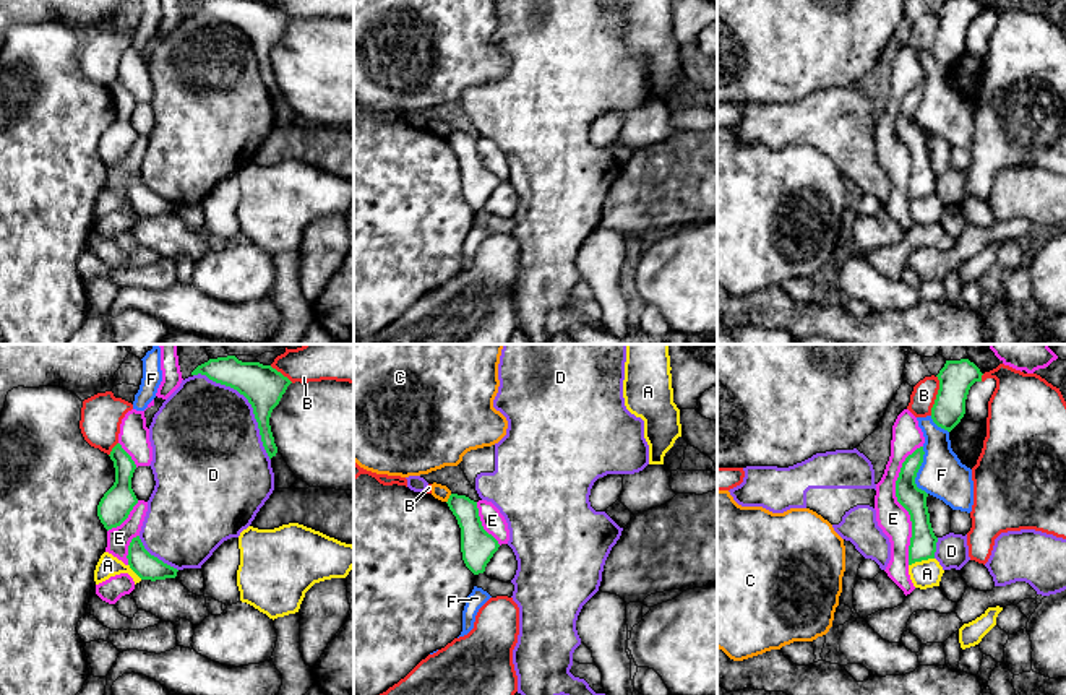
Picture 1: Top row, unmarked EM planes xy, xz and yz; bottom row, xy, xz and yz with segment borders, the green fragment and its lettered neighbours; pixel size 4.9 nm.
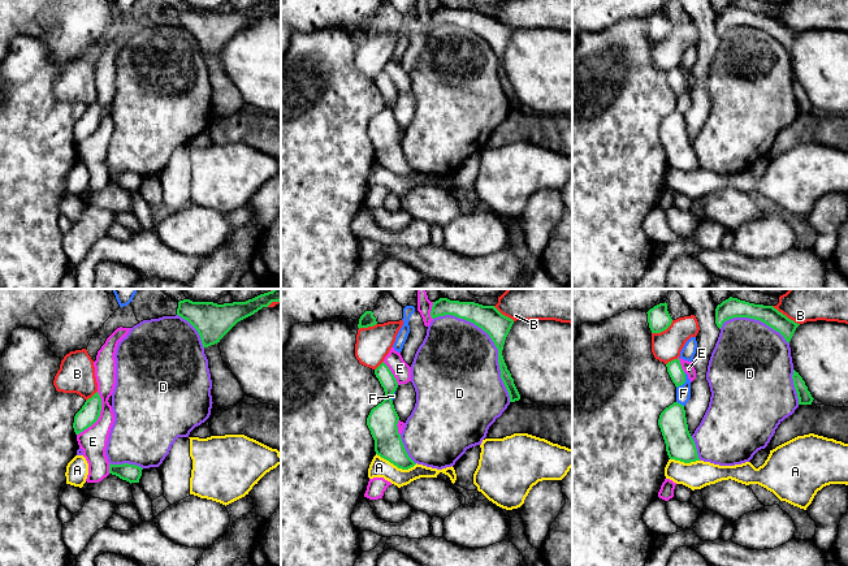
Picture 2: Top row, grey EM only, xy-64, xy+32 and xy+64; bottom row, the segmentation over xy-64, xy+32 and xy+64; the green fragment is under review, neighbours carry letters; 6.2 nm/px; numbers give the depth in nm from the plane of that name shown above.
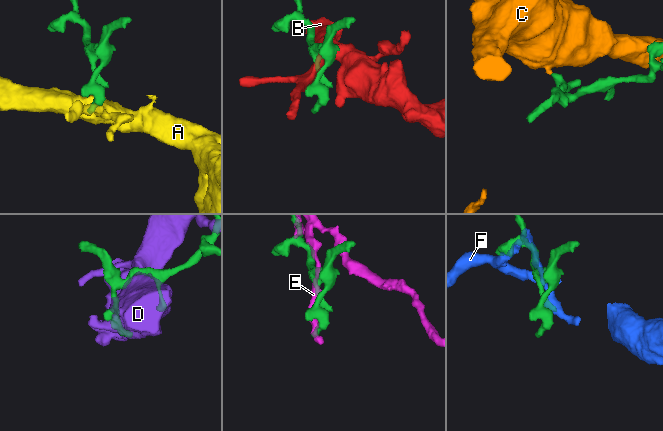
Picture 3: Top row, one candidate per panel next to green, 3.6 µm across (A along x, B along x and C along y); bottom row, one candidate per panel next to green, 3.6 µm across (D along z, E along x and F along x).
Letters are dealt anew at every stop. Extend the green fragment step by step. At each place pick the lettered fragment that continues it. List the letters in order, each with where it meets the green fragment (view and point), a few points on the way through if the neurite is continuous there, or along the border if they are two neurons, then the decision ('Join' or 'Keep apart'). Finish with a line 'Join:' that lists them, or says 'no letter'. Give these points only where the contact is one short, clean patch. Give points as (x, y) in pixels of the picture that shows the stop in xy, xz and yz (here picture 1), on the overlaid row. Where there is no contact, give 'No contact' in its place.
A: Touches green at yz (920, 561). Boundary: yz (933, 557), (915, 561), (909, 565). Keep apart
B: Touches green at yz (937, 395). Keep apart
C: Touches green at xz (448, 499). Boundary: xz (451, 494), (447, 502). Keep apart
D: Touches green at xy (249, 401). Keep apart
E: Touches green at yz (899, 502). Keep apart
F: Touches green at yz (917, 471). Boundary: yz (924, 447), (924, 461), (915, 484), (927, 494). Keep apart
Join: no letter

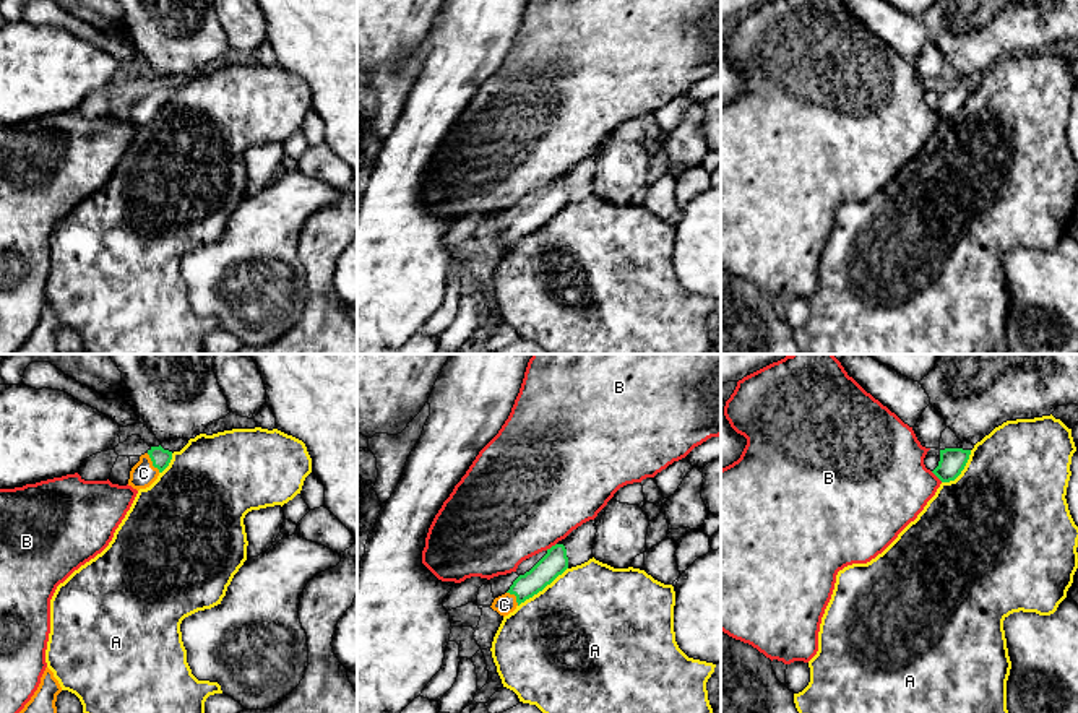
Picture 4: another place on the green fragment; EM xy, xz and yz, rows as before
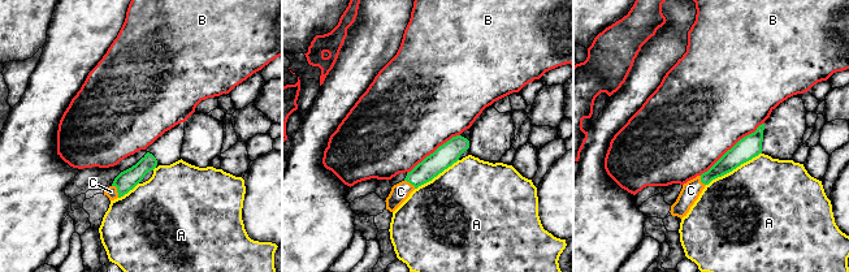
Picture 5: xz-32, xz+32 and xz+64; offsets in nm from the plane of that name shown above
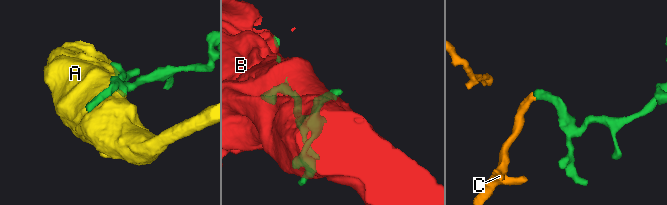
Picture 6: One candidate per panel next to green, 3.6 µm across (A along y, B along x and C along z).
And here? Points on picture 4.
A: Touches green at xz (543, 588). Keep apart
B: Touches green at yz (937, 476). Keep apart
C: Touches green at xy (153, 463). Path across: xy (159, 457), (153, 463), (143, 473). Join
Join: C

